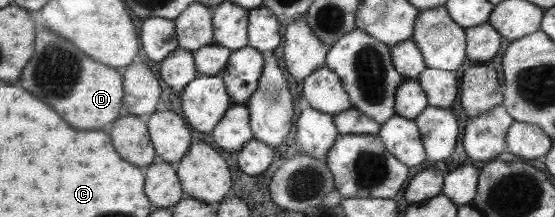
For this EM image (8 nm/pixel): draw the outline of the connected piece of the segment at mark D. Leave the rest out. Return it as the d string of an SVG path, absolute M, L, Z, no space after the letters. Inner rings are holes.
M48 30L36 32L34 54L24 66L18 82L30 94L42 94L36 98L46 102L52 110L58 112L58 116L64 122L68 122L70 126L74 124L74 128L78 130L102 128L104 124L110 124L114 118L118 118L118 114L122 112L123 86L120 74L100 62L90 60L68 40L58 38ZM72 72L74 72L74 84L72 84ZM38 88L46 88L46 92L38 92ZM54 94L66 94L66 96L54 96Z

